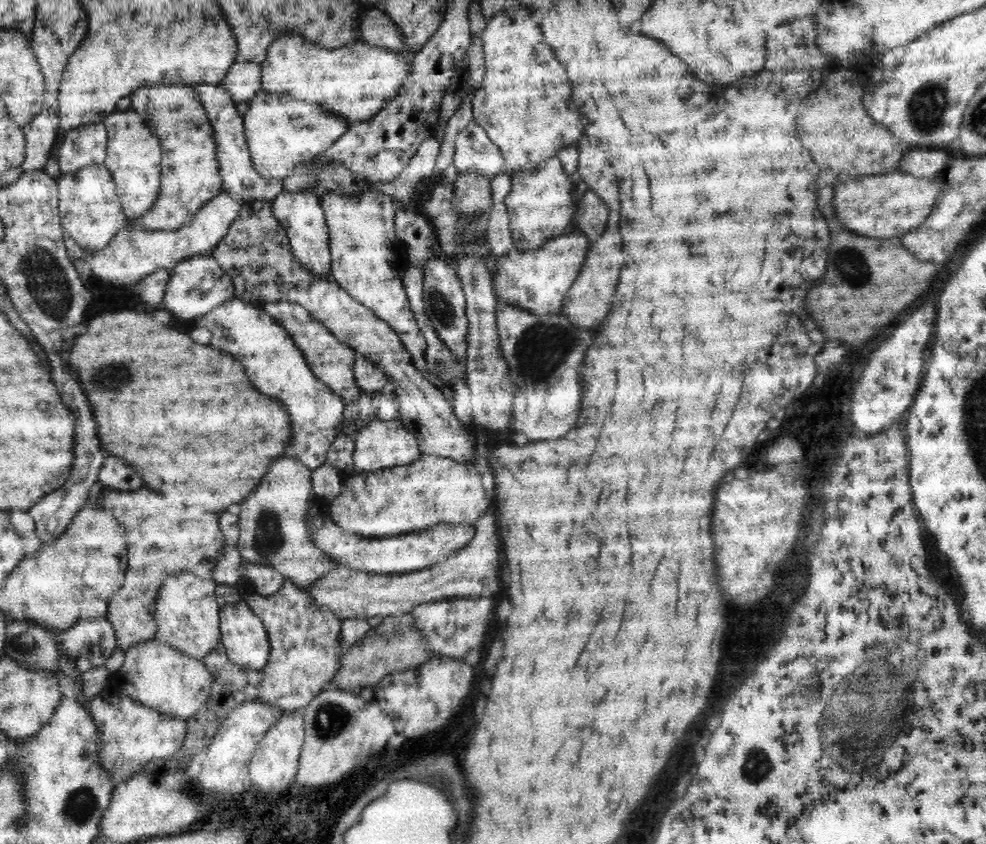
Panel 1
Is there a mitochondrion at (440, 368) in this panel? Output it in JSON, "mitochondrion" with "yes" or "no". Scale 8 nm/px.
{"mitochondrion":"yes"}

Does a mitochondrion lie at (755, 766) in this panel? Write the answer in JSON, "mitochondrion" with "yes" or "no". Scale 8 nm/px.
{"mitochondrion":"yes"}

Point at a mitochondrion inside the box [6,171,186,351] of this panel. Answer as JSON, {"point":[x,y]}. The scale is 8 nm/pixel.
{"point":[48,283]}

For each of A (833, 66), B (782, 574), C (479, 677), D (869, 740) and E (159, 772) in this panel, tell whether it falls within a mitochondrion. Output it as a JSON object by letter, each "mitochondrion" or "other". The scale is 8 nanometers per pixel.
{"A":"other","B":"other","C":"other","D":"mitochondrion","E":"other"}

